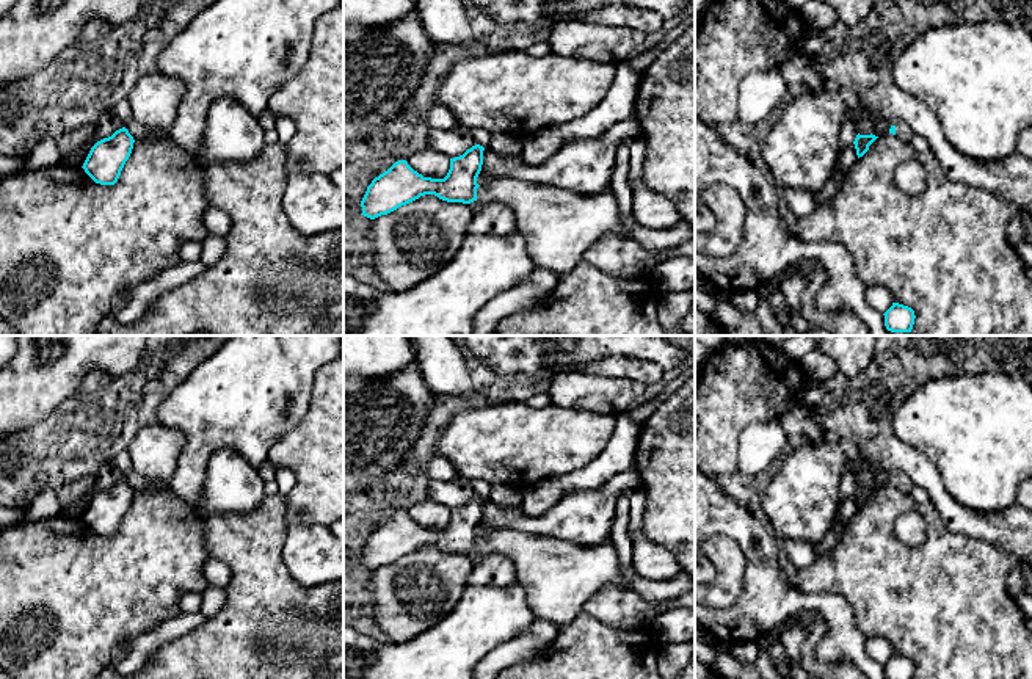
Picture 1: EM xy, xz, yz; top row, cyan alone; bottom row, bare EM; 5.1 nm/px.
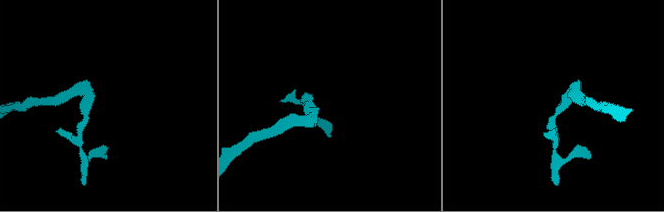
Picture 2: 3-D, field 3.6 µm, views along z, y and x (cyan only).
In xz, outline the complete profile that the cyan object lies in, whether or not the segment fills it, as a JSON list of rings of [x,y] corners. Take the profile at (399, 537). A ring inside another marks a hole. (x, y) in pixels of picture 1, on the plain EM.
[[[475,496],[463,507],[450,510],[450,521],[444,530],[423,528],[406,511],[395,513],[367,538],[361,552],[361,566],[375,571],[425,546],[434,546],[442,552],[463,555],[497,552],[511,558],[518,580],[527,590],[527,601],[533,608],[535,618],[552,623],[557,630],[568,626],[583,612],[583,605],[605,585],[618,585],[630,590],[610,538],[591,547],[513,528],[491,530],[486,536],[480,538],[477,528],[483,516],[483,502],[483,497]]]

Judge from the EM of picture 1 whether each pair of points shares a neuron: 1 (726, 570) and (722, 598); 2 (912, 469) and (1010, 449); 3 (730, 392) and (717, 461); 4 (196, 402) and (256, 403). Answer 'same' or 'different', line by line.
1: same
2: different
3: same
4: same

